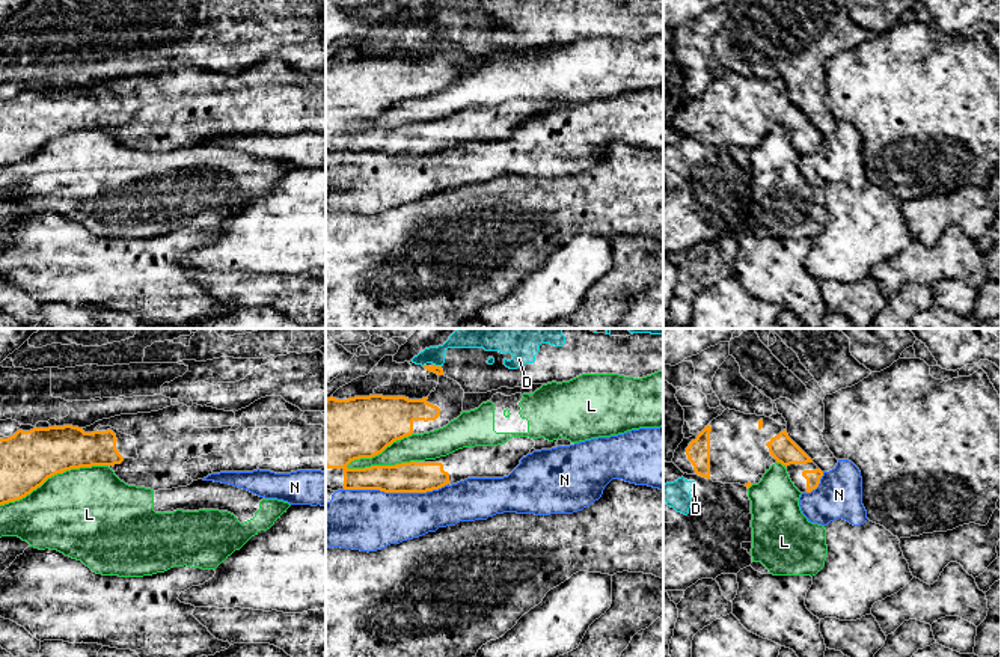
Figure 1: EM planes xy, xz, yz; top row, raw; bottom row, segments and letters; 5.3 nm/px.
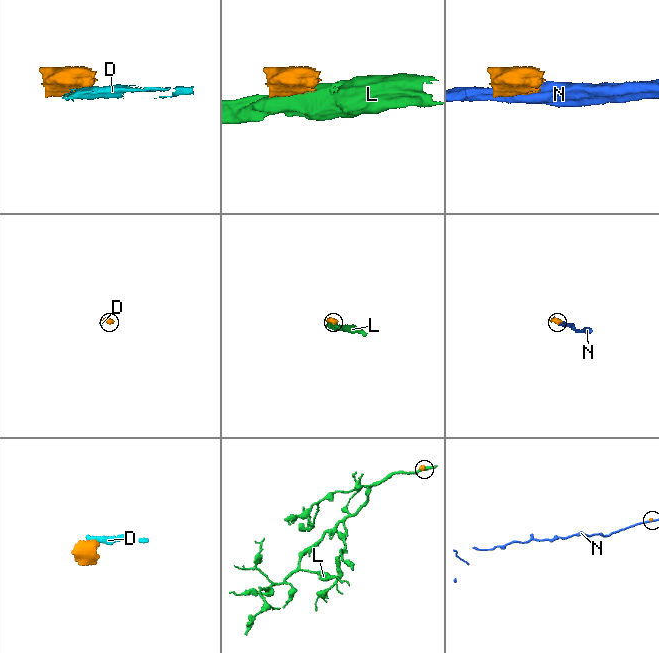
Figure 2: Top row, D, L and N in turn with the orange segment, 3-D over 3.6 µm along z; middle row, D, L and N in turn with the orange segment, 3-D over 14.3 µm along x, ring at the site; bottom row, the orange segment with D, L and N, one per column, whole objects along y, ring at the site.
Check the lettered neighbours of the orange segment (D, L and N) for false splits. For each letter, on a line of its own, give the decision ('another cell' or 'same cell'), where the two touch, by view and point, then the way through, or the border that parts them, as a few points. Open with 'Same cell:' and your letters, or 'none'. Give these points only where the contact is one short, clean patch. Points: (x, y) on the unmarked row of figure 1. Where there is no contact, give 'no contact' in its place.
Same cell: none
D: another cell | xz (437, 29) | along xz (433, 26), (440, 29)
L: another cell | xz (379, 115)
N: another cell | xz (394, 154)

